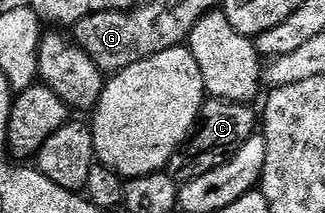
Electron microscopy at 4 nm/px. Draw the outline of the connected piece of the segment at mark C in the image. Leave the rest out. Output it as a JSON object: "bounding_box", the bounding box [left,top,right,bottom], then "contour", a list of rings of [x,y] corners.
{"bounding_box":[167,99,259,186],"contour":[[[206,99],[201,106],[201,113],[197,115],[197,123],[189,133],[189,139],[169,160],[167,171],[173,181],[180,186],[199,178],[199,174],[207,174],[207,170],[215,170],[226,164],[243,146],[243,142],[247,142],[258,131],[259,116],[251,109],[249,104]]]}

